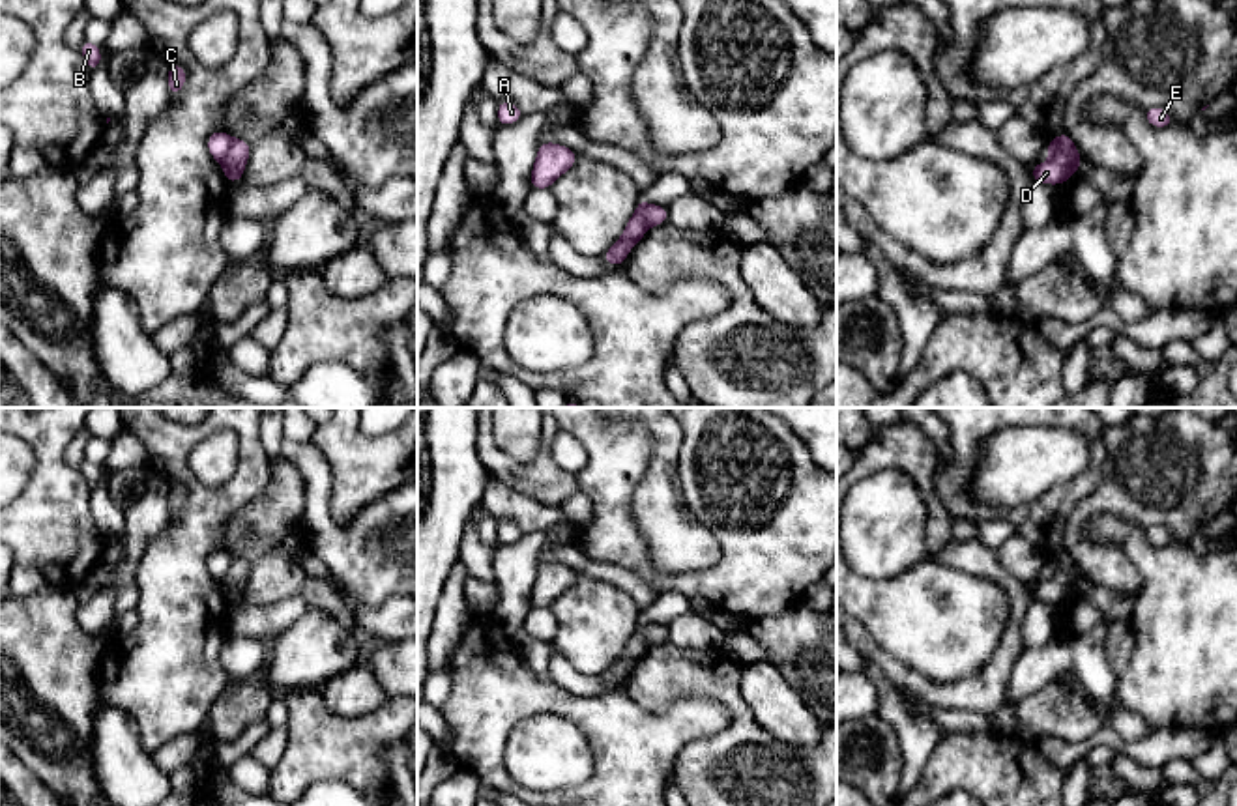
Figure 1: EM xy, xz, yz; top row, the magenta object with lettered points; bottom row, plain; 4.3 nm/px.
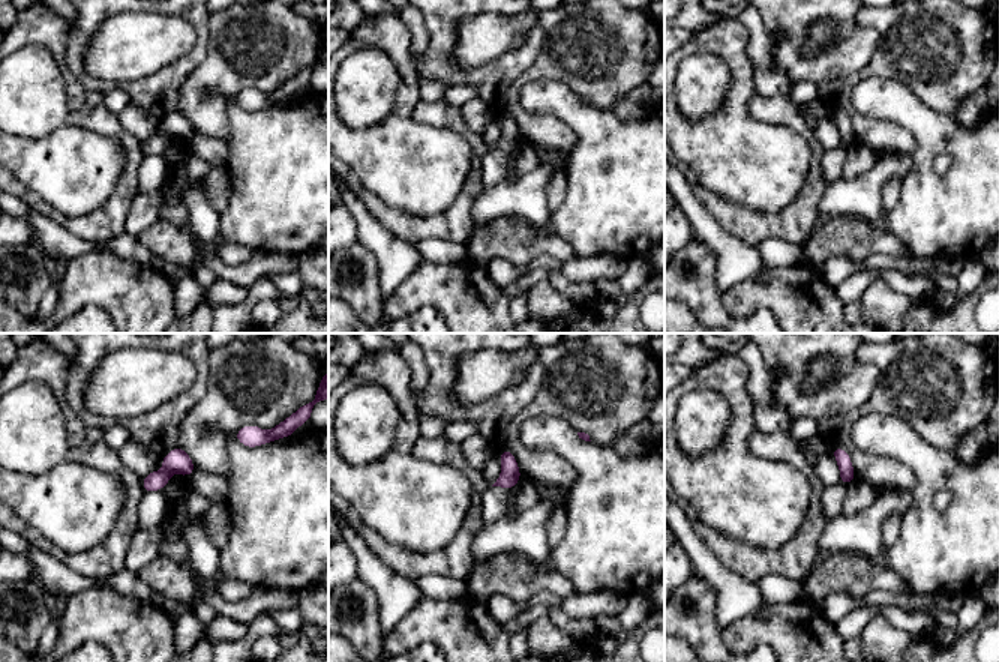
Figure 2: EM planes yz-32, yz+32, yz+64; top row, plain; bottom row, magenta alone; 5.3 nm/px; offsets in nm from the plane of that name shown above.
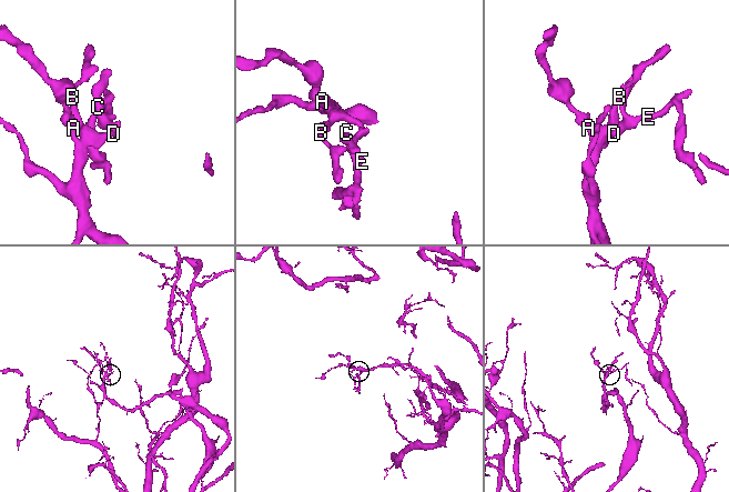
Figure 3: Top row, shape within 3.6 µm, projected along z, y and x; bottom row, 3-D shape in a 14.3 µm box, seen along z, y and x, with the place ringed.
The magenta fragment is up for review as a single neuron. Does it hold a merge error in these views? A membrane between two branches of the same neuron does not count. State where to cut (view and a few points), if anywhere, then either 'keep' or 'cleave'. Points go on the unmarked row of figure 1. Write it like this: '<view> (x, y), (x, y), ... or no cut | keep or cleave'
yz (1050, 575), (1063, 571), (1078, 586) | cleave

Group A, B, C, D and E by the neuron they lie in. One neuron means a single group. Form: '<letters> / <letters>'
A B D / C E

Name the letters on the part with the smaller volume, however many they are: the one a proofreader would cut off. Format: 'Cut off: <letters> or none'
Cut off: C, E

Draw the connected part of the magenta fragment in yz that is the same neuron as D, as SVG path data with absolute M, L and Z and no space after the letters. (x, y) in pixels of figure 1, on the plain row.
M1063 570L1052 574L1042 583L1031 585L1033 600L1050 604L1061 604L1063 600L1072 597L1076 589L1078 585L1074 583L1074 580Z

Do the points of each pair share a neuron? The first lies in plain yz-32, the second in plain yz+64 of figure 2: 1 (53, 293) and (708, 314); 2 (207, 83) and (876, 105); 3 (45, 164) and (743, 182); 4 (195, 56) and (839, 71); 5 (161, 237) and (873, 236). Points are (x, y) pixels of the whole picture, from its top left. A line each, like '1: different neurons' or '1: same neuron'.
1: different neurons
2: different neurons
3: same neuron
4: same neuron
5: same neuron

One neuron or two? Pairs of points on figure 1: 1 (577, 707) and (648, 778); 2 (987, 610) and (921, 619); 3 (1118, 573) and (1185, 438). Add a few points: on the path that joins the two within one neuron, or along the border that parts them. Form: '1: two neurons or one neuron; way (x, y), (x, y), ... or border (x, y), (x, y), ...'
1: one neuron; way (594, 724), (631, 762)
2: one neuron; way (970, 612), (955, 619), (938, 619)
3: one neuron; way (1078, 543), (1078, 522), (1099, 502), (1144, 479)

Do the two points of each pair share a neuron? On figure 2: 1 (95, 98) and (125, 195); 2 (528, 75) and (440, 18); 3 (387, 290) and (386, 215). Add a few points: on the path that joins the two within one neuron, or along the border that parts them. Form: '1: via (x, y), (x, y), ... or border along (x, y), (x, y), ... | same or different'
1: border along (86, 102), (90, 105), (101, 104) | different
2: border along (543, 42), (539, 57), (512, 83), (507, 104) | different
3: border along (363, 203), (386, 228), (413, 245) | different

